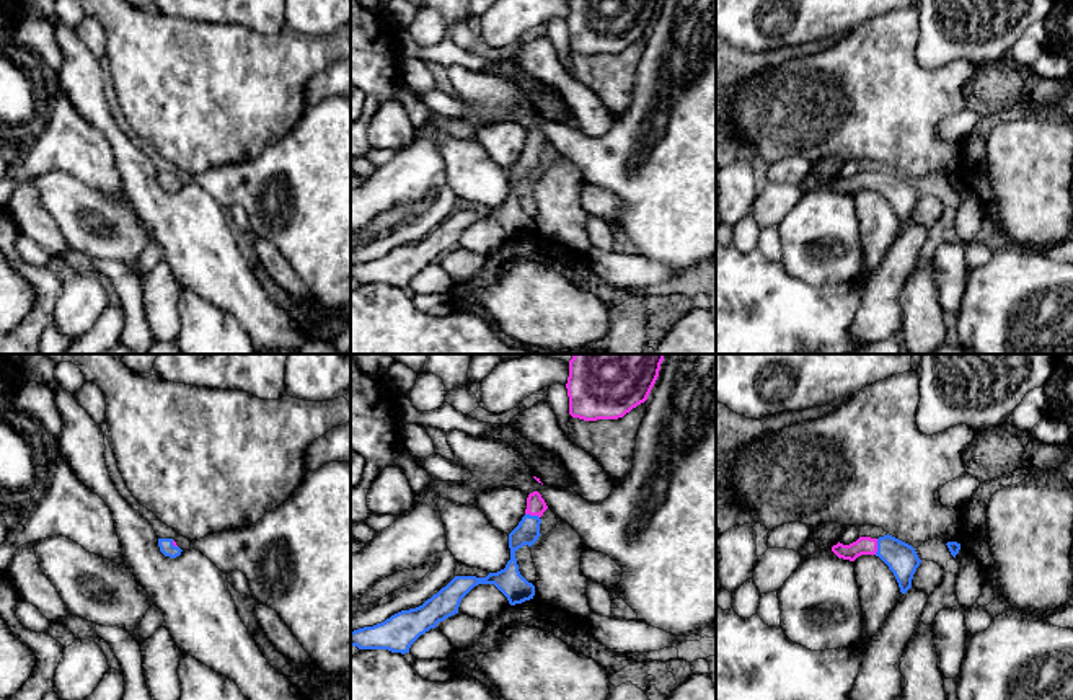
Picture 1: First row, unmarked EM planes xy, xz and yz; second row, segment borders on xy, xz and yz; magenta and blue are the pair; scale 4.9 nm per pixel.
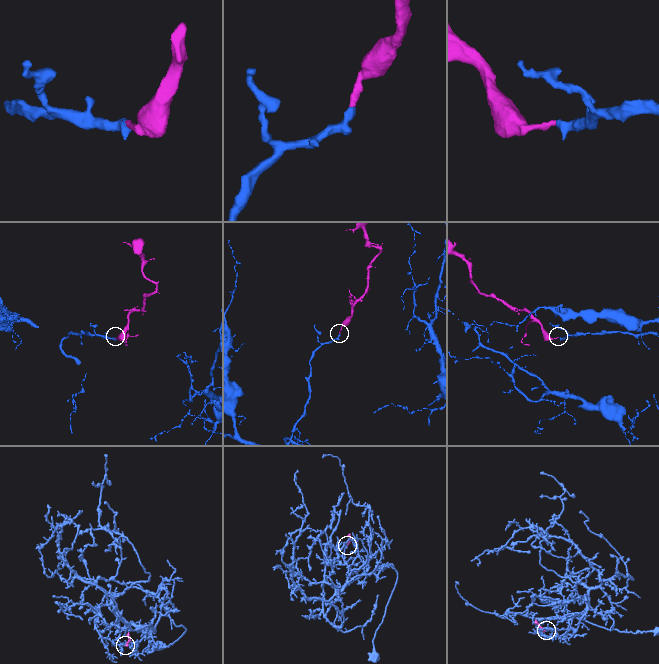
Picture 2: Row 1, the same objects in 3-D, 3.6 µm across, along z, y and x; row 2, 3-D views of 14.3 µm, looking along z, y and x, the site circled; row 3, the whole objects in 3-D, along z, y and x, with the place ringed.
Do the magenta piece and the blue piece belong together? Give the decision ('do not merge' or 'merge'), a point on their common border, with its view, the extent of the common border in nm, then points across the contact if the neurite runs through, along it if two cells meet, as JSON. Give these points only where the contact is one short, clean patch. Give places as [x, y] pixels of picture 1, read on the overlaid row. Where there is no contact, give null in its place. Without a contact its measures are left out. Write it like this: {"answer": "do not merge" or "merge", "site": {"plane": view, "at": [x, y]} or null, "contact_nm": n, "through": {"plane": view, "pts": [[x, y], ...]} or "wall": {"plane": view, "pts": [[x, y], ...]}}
{"answer": "merge", "site": {"plane": "yz", "at": [876, 547]}, "contact_nm": 80}

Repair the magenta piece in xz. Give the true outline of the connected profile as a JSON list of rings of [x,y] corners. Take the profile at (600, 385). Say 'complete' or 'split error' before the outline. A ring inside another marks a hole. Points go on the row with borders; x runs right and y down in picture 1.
complete; [[[574,354],[569,361],[569,414],[584,421],[618,419],[644,403],[664,354]]]

